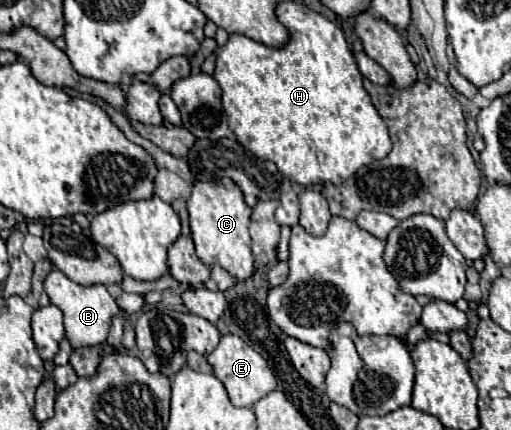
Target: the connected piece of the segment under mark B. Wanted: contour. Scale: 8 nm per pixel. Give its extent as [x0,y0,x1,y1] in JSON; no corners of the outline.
[45,268,119,350]

